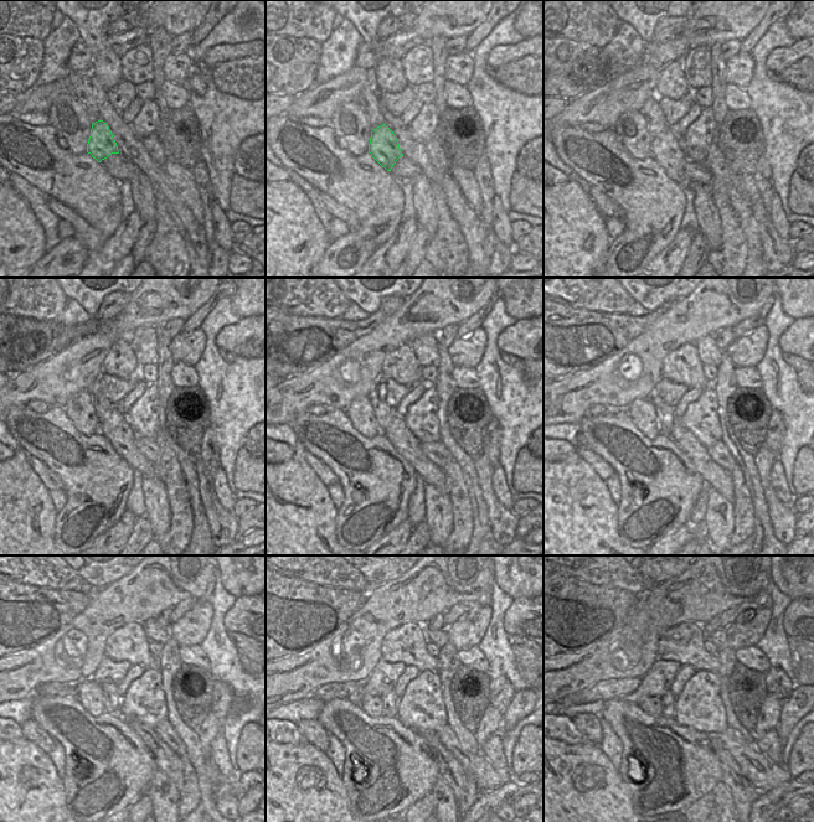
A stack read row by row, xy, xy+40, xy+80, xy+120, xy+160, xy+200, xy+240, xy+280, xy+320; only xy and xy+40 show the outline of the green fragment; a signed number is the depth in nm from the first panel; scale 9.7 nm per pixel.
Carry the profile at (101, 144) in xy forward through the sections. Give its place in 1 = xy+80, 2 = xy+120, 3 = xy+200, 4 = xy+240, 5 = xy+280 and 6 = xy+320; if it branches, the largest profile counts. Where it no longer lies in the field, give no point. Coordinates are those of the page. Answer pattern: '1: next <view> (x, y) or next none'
1: next xy+80 (665, 150)
2: next xy+120 (123, 439)
3: next xy+200 (714, 475)
4: next xy+240 (169, 763)
5: next xy+280 (464, 789)
6: next xy+320 (743, 794)

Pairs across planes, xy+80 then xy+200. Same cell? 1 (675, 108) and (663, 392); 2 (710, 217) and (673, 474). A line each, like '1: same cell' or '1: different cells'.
1: same cell
2: different cells

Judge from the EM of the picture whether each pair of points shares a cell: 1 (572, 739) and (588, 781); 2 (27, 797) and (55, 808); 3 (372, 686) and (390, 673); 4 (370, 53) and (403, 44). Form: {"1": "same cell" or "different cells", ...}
{"1": "different cells", "2": "same cell", "3": "same cell", "4": "same cell"}

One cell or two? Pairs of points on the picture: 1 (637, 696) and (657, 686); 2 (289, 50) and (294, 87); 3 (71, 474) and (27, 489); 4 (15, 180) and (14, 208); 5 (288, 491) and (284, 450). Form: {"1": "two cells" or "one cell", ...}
{"1": "one cell", "2": "one cell", "3": "two cells", "4": "two cells", "5": "two cells"}

